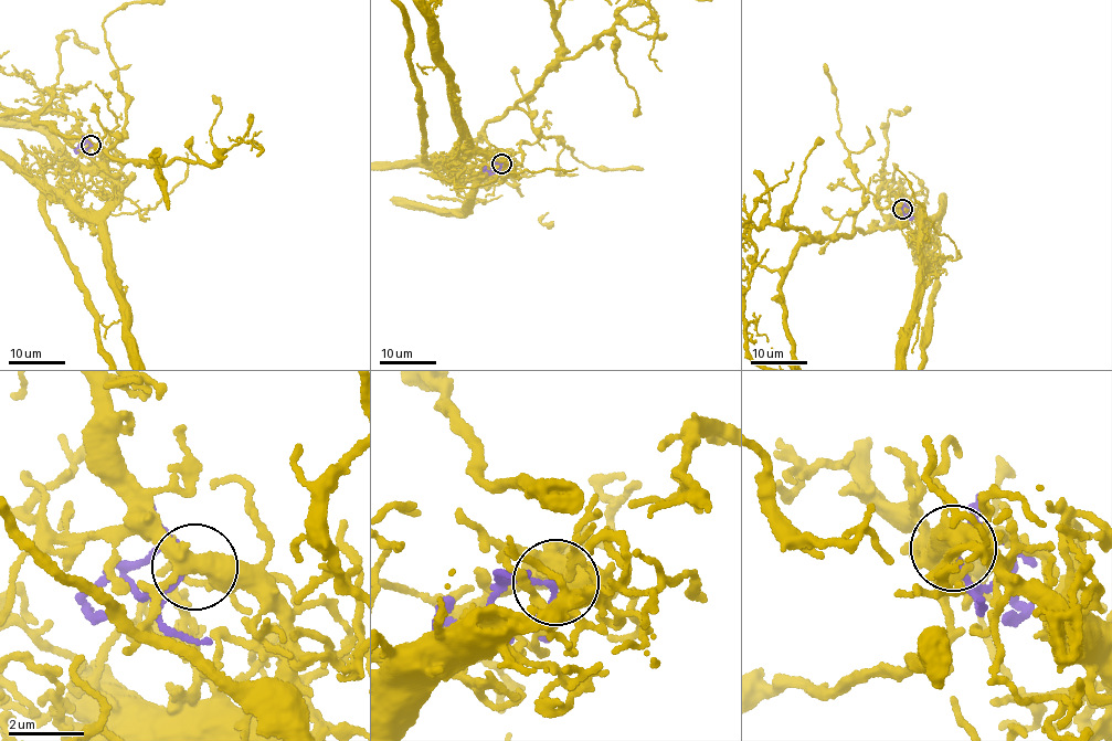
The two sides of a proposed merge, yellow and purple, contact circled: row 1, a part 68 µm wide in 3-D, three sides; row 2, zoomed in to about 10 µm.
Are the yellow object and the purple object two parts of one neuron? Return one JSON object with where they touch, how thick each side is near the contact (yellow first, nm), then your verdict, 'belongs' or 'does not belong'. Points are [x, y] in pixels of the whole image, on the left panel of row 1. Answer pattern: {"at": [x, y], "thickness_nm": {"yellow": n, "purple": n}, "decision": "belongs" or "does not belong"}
{"at": [91, 145], "thickness_nm": {"yellow": 440, "purple": 150}, "decision": "belongs"}

